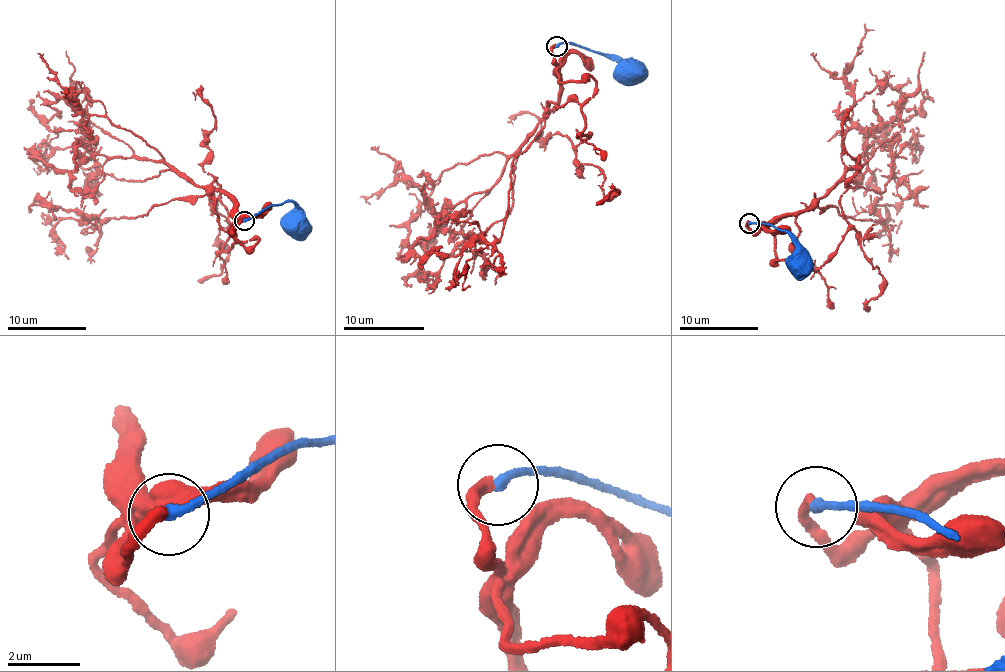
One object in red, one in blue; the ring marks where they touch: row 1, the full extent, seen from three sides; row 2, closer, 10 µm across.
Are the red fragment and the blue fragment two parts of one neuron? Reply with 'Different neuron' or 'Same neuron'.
Different neuron

